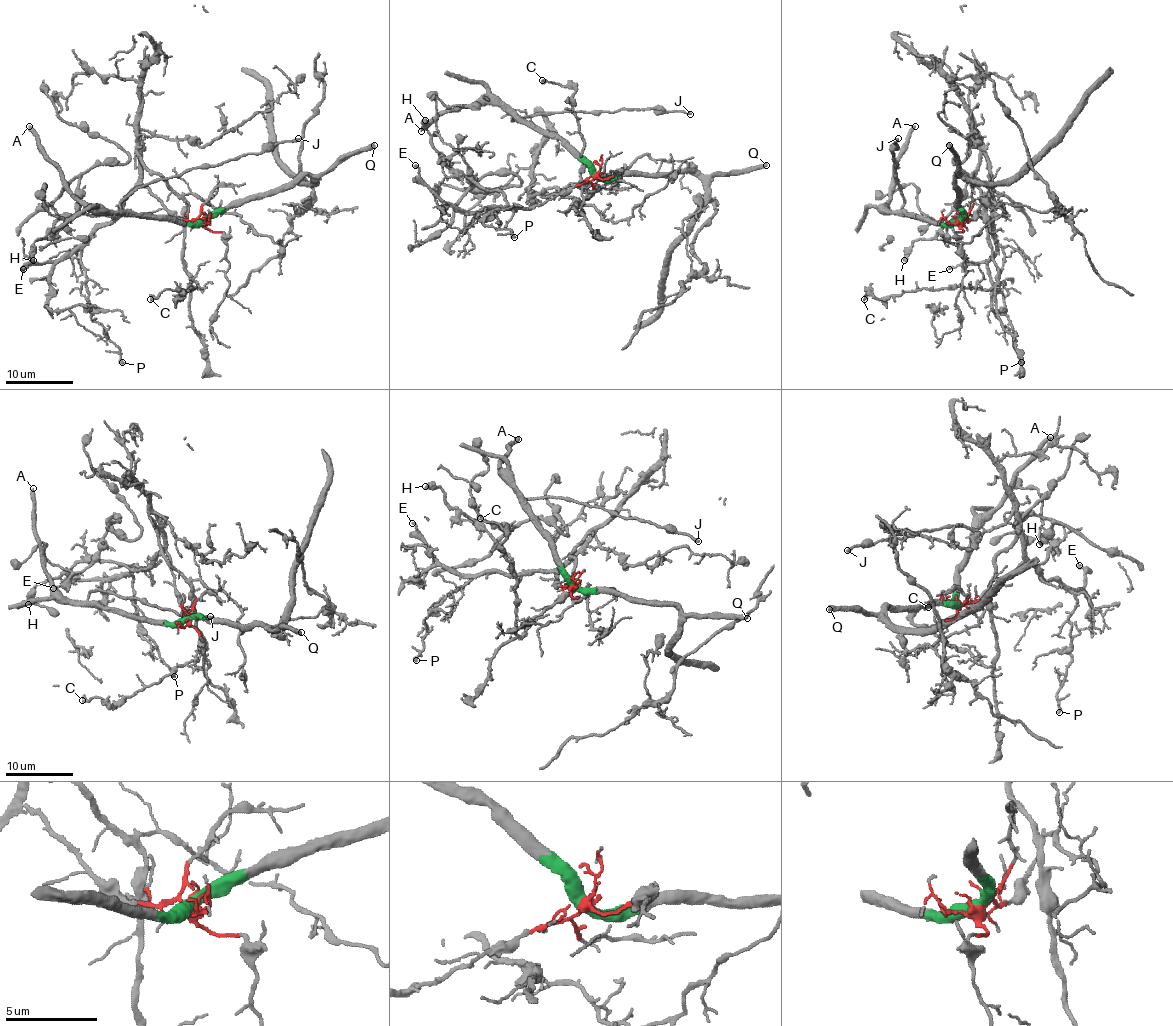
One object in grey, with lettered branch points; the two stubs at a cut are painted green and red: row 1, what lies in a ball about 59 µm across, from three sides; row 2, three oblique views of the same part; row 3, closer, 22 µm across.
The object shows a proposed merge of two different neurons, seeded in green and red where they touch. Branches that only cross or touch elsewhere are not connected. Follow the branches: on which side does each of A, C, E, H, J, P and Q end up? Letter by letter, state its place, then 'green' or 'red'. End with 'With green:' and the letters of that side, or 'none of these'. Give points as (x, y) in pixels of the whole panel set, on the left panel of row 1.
A: place (29, 126); green
C: place (150, 299); red
E: place (23, 269); red
H: place (33, 260); red
J: place (298, 138); green
P: place (122, 362); red
Q: place (374, 145); green
With green: A, J, Q

